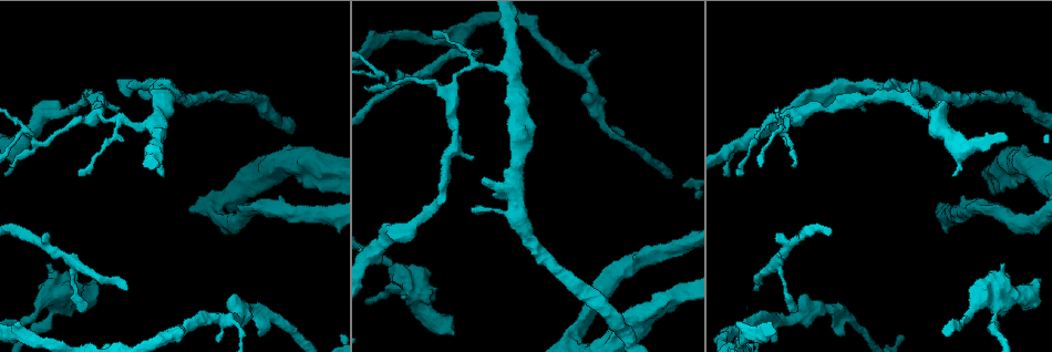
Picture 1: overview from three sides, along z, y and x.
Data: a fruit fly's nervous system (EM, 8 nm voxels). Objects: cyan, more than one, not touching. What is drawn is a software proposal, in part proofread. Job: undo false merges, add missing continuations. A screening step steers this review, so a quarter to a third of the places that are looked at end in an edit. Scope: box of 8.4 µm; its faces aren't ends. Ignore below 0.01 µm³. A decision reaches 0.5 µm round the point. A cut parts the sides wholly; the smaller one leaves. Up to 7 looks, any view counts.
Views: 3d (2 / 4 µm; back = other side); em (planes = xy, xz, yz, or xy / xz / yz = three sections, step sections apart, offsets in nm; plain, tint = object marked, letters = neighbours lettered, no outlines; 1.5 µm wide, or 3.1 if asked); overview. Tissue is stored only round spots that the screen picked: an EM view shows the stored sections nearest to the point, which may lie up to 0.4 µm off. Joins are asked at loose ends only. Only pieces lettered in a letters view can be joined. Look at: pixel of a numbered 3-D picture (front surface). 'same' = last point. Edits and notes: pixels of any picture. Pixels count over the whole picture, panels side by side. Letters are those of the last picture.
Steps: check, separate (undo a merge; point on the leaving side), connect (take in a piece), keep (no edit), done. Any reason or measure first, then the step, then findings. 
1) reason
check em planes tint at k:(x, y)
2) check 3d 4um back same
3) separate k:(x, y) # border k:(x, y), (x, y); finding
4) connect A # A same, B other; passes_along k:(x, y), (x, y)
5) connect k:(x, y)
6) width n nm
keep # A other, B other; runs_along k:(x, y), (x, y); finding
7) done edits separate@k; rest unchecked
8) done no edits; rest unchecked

sharp bend
check 3d 2um at 1:(156, 122)

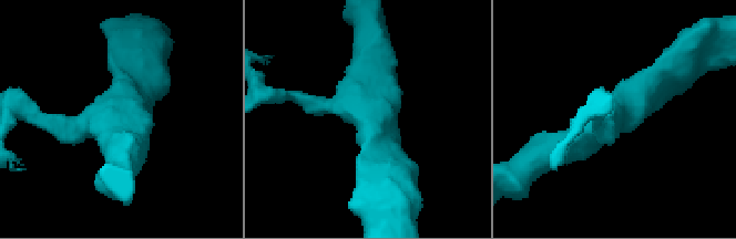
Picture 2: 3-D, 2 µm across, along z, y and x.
arms 3
check em planes letters at 2:(118, 113)

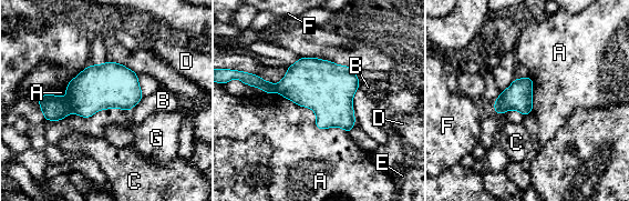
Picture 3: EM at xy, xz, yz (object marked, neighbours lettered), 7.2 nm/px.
separate 3:(96, 88) # A other, B other, C other, D other, E other, F other, G other; border 3:(65, 98), (72, 111); two neurons meet here

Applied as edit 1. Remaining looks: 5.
three arms meet
check em planes letters at 1:(225, 319)

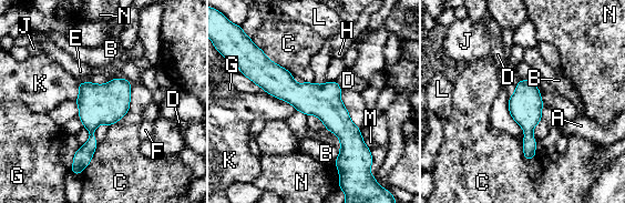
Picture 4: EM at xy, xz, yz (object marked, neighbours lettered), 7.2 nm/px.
width 240 nm
keep # A other, B other, C other, D other, E other, F other, G other, H other, J other, K other, L other, M other, N other; border 4:(131, 84), (129, 110), (109, 125); all the same neuron

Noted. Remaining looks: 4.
done edits separate@3; rest unchecked

